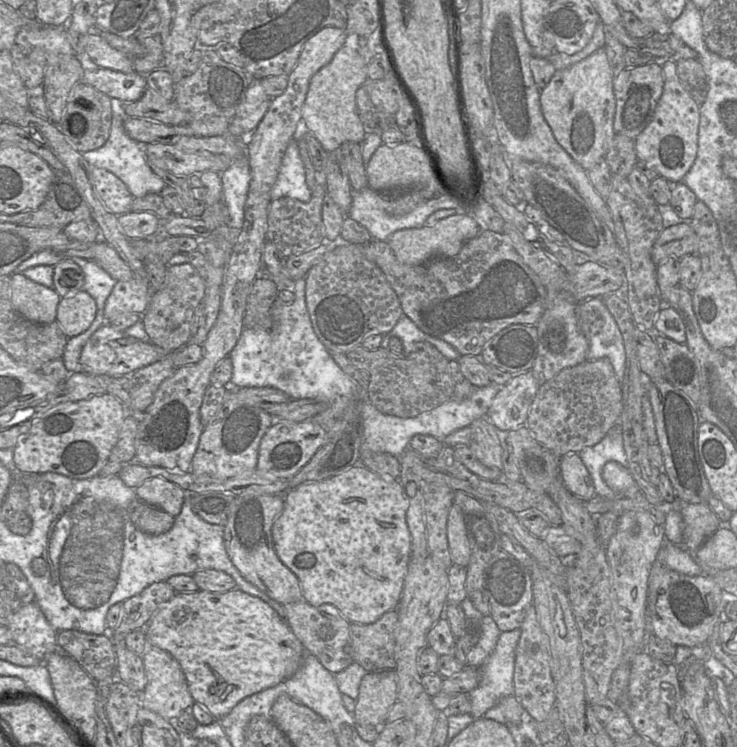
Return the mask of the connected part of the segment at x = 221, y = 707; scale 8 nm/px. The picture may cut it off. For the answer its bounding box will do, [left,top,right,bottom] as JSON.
[145,589,307,720]

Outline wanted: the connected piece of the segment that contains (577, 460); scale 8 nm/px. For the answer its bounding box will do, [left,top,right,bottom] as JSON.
[559,453,595,500]

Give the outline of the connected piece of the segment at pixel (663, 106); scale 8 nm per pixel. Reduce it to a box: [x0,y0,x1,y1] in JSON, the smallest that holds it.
[635,61,700,184]

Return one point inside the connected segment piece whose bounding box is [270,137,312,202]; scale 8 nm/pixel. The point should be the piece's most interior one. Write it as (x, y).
(291, 181)

